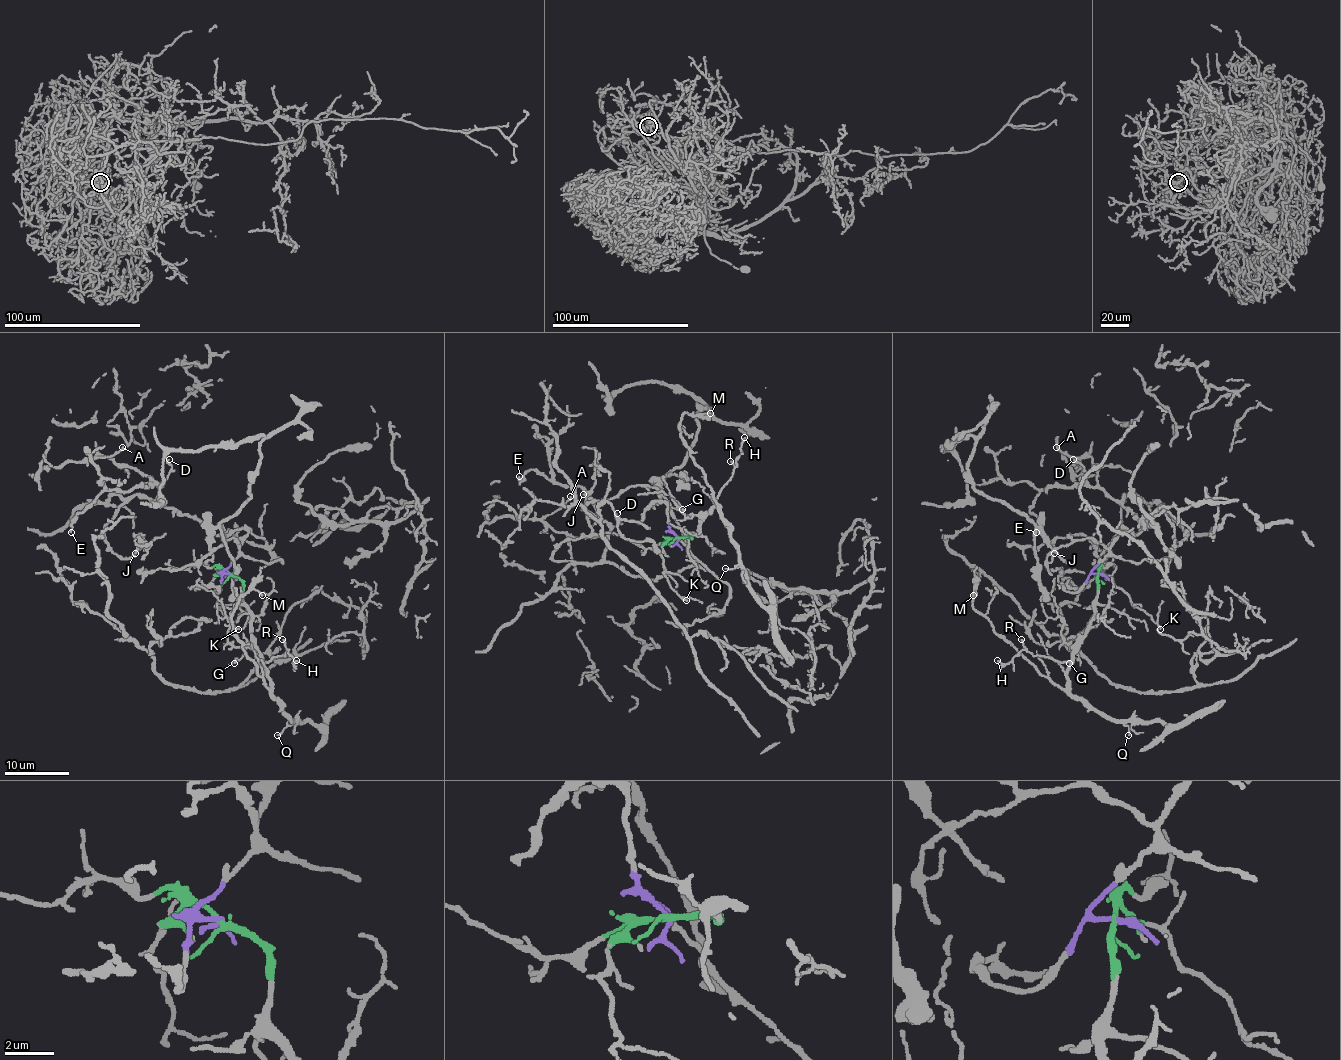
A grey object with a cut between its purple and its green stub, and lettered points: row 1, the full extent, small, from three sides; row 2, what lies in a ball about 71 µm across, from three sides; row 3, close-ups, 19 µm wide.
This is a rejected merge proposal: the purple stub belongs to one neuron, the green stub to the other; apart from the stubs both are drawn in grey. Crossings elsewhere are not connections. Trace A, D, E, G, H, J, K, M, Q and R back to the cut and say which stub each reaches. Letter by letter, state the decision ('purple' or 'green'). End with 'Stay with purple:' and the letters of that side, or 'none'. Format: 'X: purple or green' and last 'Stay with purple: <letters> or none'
A: purple
D: purple
E: purple
G: green
H: green
J: purple
K: green
M: green
Q: green
R: green
Stay with purple: A, D, E, J

